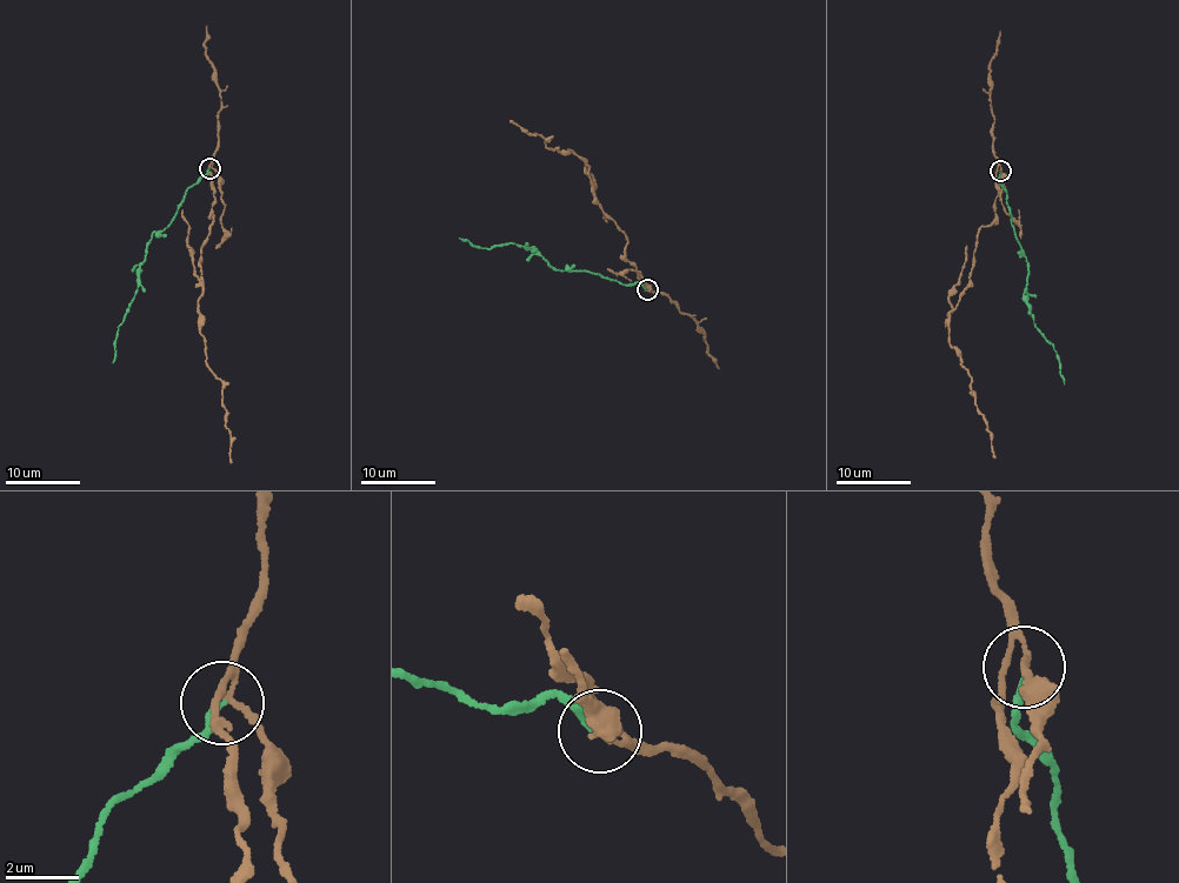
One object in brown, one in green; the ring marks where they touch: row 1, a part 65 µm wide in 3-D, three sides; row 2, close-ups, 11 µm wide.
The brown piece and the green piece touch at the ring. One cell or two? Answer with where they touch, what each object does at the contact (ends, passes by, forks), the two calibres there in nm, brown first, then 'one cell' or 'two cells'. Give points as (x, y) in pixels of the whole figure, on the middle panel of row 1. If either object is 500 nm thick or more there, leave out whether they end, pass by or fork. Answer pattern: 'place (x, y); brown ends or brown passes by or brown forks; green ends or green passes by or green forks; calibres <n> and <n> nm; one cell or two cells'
place (647, 289); brown forks; green ends; calibres 110 and 160 nm; two cells

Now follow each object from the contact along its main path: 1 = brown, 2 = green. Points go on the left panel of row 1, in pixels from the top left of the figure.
1: (210, 167), (213, 218), (211, 235), (202, 247), (198, 310), (206, 367), (221, 382), (233, 463)
2: (210, 168), (187, 191), (166, 227), (153, 233), (147, 243), (137, 292), (118, 328), (112, 363)

